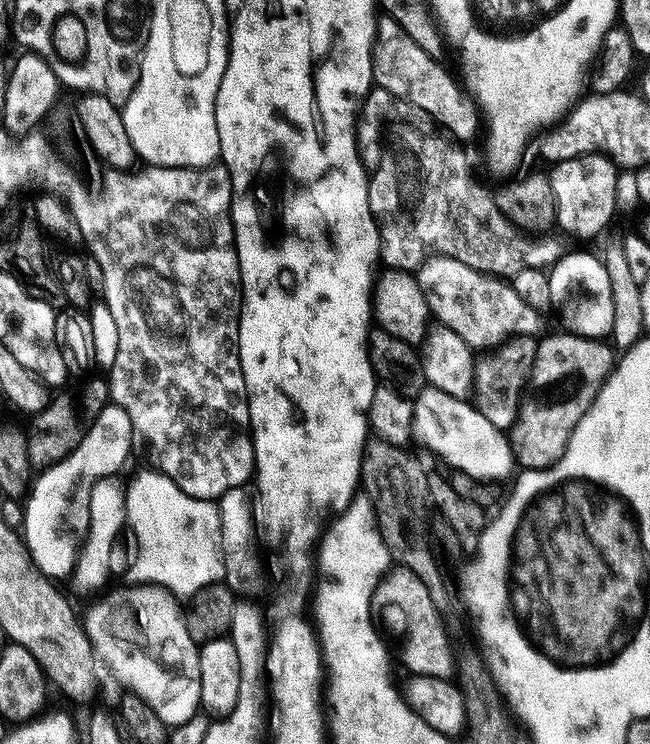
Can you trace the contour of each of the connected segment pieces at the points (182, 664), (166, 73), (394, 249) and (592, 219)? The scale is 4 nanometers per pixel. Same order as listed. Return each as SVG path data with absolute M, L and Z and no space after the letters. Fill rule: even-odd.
M159 584L129 585L108 593L96 601L84 614L82 623L91 640L92 649L99 663L108 668L113 678L132 694L154 710L158 718L169 726L184 724L197 715L200 708L201 671L198 669L200 657L198 645L186 630L184 613L177 597Z
M227 17L215 20L214 42L211 43L210 52L216 56L208 72L197 76L196 79L189 81L187 78L175 76L169 59L152 60L149 64L147 61L147 78L141 79L140 83L134 86L130 98L122 105L126 134L130 134L130 142L134 146L136 155L141 161L145 160L143 162L145 165L157 168L204 168L207 164L214 164L220 160L220 143L216 125L216 95L218 86L222 82L222 74L226 74L228 65L229 28L230 22Z
M404 124L386 132L386 140L378 166L371 169L368 177L368 201L376 225L380 227L380 260L386 262L388 268L415 270L424 263L426 253L435 250L439 255L458 258L458 262L466 262L466 266L479 272L511 278L518 270L544 268L560 259L562 247L555 235L529 238L500 213L491 191L471 192L470 202L464 202L464 206L470 206L470 210L464 212L470 214L463 214L470 216L470 226L466 228L470 236L458 234L458 204L456 208L450 207L448 186L438 186L438 180L426 178L424 172L422 156L429 152L430 144Z
M591 152L585 156L555 161L551 168L547 175L554 190L558 228L572 236L581 236L584 240L598 235L611 222L612 215L616 212L617 165L607 156Z

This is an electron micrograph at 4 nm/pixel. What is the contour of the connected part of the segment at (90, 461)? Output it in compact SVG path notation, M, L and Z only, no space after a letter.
M105 403L103 410L87 425L79 446L61 463L43 469L33 481L25 499L22 538L32 563L52 580L70 576L89 528L90 490L102 479L109 479L132 454L133 427L126 410Z

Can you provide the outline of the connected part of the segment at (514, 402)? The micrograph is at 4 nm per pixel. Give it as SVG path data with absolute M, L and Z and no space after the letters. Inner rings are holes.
M513 336L504 340L491 354L481 355L484 357L475 361L475 375L472 378L474 403L477 410L495 428L511 429L512 424L518 419L519 396L527 381L528 372L532 369L537 343L536 336Z

